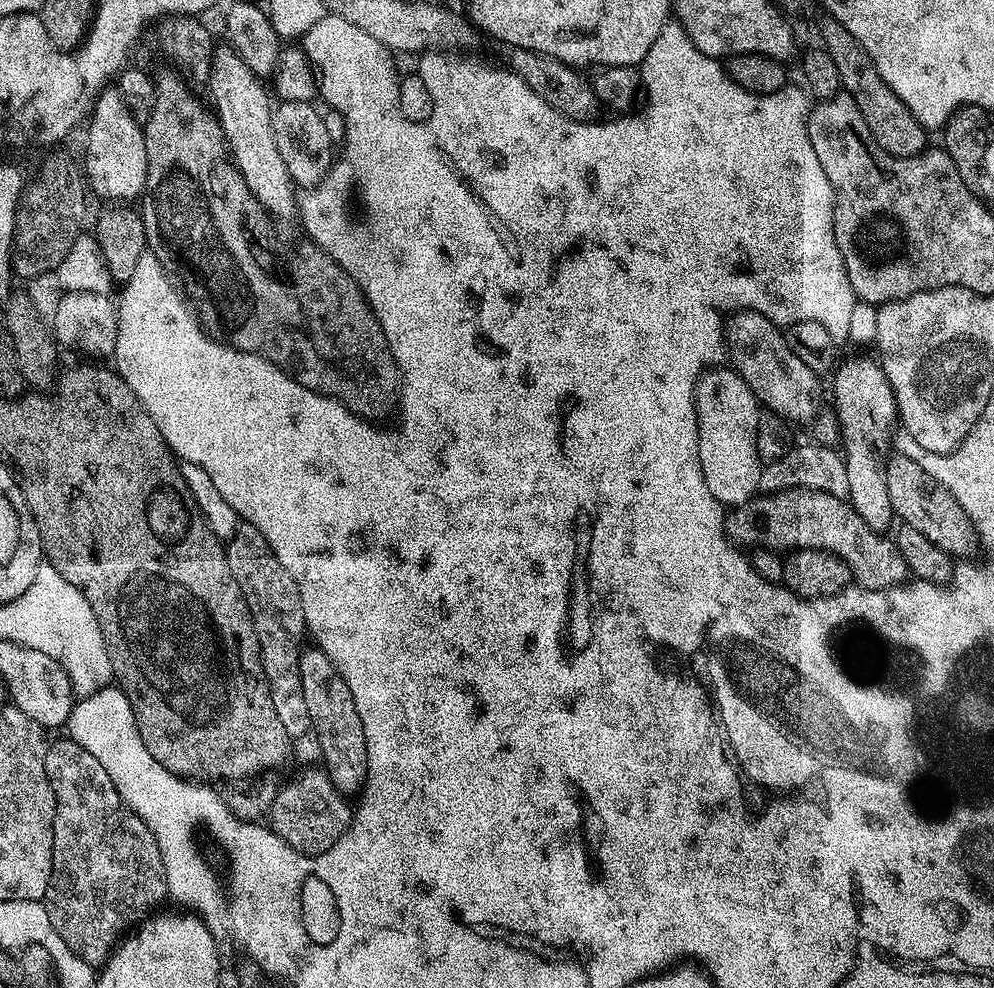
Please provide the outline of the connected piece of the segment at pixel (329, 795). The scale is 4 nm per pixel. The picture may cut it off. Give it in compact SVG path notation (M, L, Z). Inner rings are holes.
M310 768L293 782L292 790L282 790L277 794L270 808L268 825L272 832L278 834L295 852L315 858L328 850L344 834L342 830L330 832L326 830L328 826L344 828L352 824L354 808L347 801L349 802L349 799L332 783L325 769Z

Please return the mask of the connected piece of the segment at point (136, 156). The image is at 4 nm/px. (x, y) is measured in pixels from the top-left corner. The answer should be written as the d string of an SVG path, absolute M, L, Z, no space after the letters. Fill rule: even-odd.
M107 89L99 96L99 115L97 117L96 137L104 156L96 155L86 165L86 184L104 200L136 200L148 186L148 167L146 166L146 142L144 129L136 124L124 105L119 91Z

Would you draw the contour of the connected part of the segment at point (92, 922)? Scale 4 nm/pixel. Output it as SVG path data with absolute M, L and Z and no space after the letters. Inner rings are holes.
M77 746L46 750L45 770L54 790L54 846L52 847L52 873L44 900L53 930L61 935L70 950L79 949L81 958L93 966L103 965L117 938L135 916L143 917L160 899L168 896L162 854L154 834L142 820L120 800L114 782L101 763Z

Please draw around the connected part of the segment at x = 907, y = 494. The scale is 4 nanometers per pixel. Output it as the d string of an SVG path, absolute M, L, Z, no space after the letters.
M896 456L887 461L886 490L890 490L890 506L897 517L904 519L907 527L918 530L918 534L930 542L949 558L972 556L978 552L976 525L958 506L956 499L946 491L926 470L922 470L919 459Z

